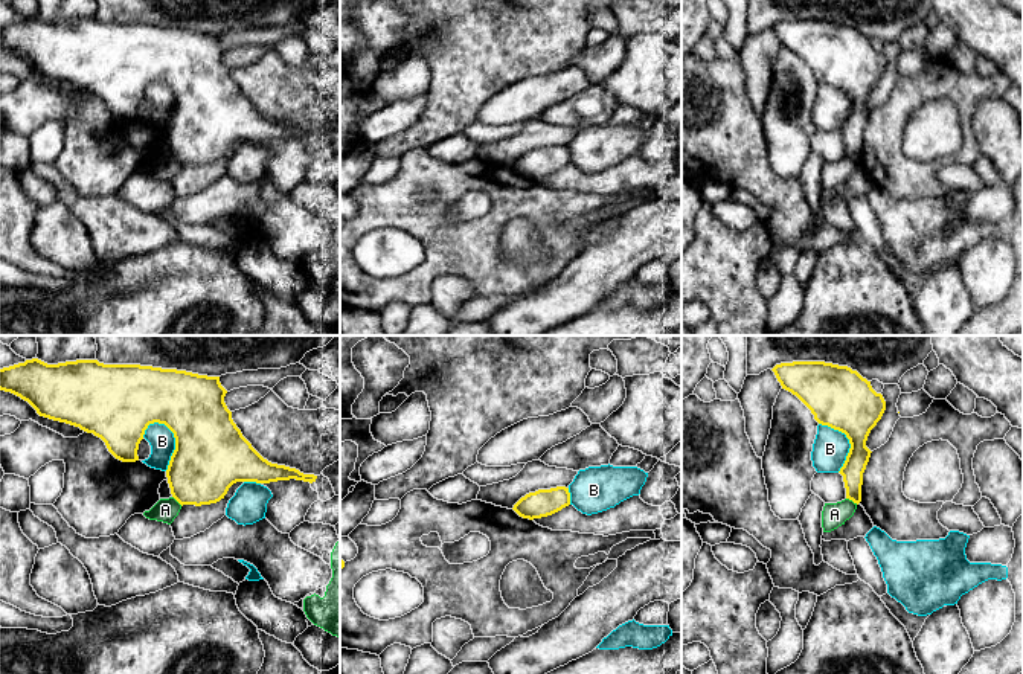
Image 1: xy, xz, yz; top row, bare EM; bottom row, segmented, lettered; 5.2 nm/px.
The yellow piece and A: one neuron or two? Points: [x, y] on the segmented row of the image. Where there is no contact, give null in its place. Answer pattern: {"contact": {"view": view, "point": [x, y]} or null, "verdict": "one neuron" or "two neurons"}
{"contact": {"view": "yz", "point": [853, 500]}, "verdict": "two neurons"}

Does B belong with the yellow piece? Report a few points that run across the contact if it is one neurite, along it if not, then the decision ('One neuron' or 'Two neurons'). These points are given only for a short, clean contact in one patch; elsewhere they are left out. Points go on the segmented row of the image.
Two neurons

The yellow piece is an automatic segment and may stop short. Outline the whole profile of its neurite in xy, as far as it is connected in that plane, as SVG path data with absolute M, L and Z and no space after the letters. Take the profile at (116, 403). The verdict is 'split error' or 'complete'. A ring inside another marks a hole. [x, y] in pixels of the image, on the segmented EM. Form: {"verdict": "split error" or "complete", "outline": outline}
{"verdict": "complete", "outline": "M38 358L0 369L0 390L27 401L40 416L66 422L101 438L122 462L139 461L137 450L149 424L165 424L175 438L166 477L172 497L183 505L210 505L236 482L316 482L317 476L264 459L242 436L224 403L220 377L140 364L104 364L76 360L47 364Z"}

